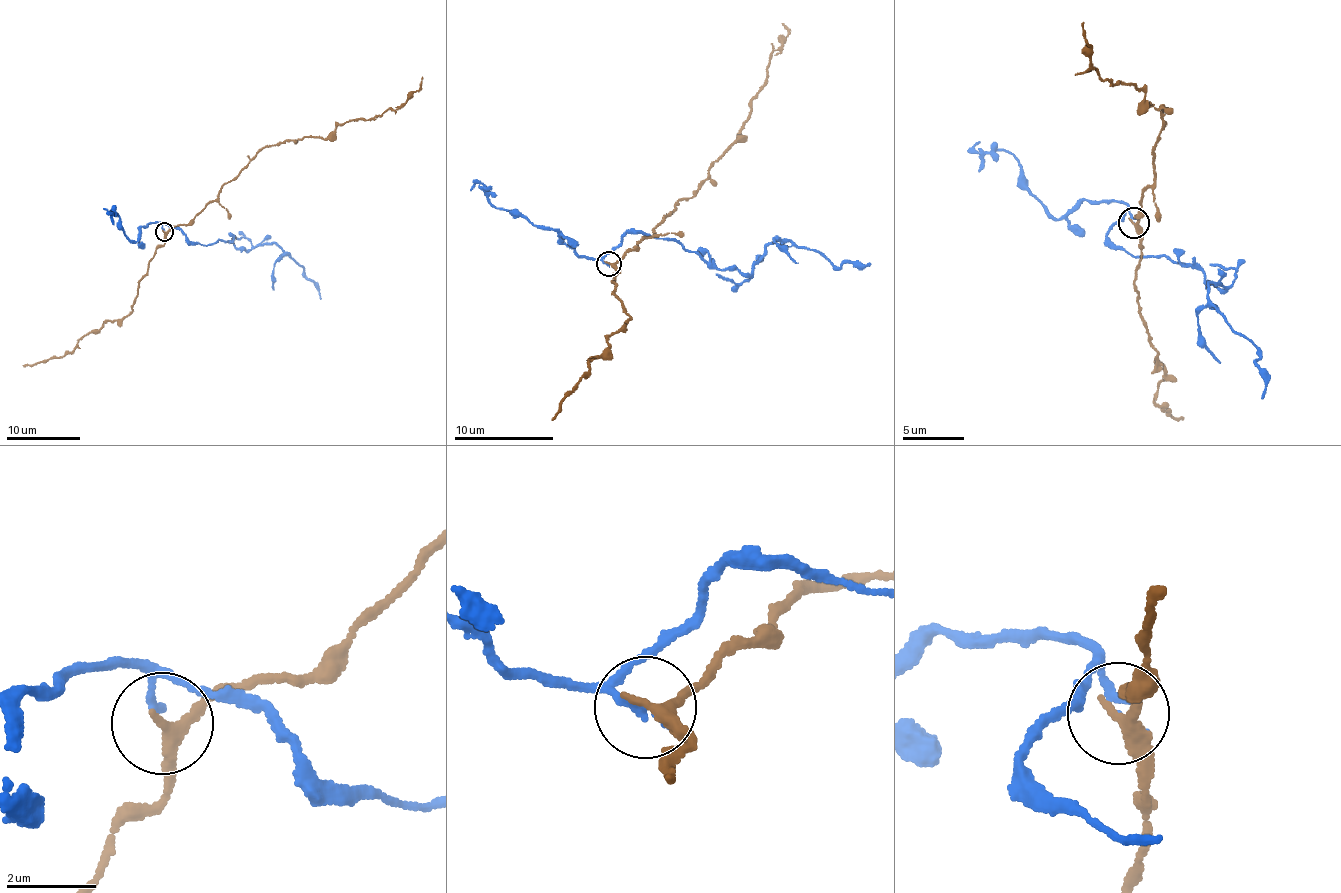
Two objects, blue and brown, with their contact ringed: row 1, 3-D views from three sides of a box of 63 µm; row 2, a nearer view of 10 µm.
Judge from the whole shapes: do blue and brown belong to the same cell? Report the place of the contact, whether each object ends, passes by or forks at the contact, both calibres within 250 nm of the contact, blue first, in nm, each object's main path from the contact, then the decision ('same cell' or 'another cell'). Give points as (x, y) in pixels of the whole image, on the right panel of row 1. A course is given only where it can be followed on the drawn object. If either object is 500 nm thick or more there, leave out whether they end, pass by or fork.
at (1133, 222); blue ends there; brown passes by; 160 nm thick on the blue side, 280 nm on the other; blue runs (1134, 223), (1127, 209), (1111, 242), (1226, 289), (1210, 283), (1212, 305), (1255, 346), (1262, 399); brown runs (1134, 223), (1170, 112), (1143, 108), (1131, 82), (1111, 86), (1088, 71), (1084, 21); another cell

